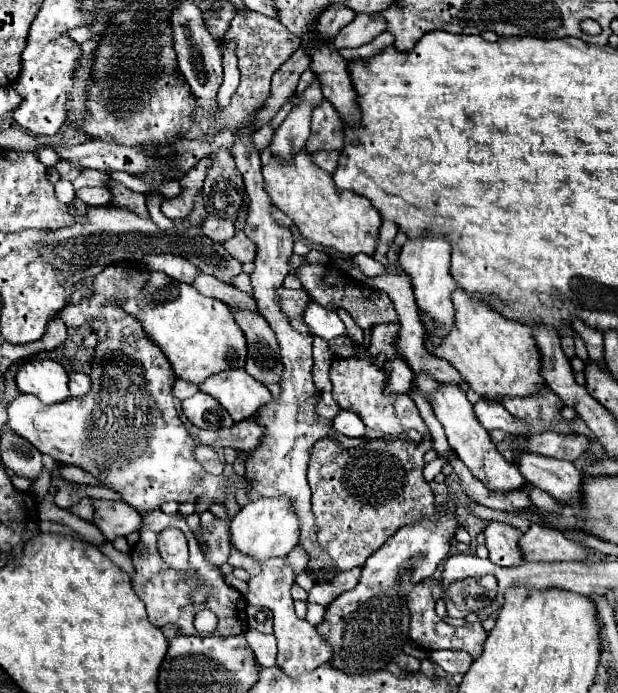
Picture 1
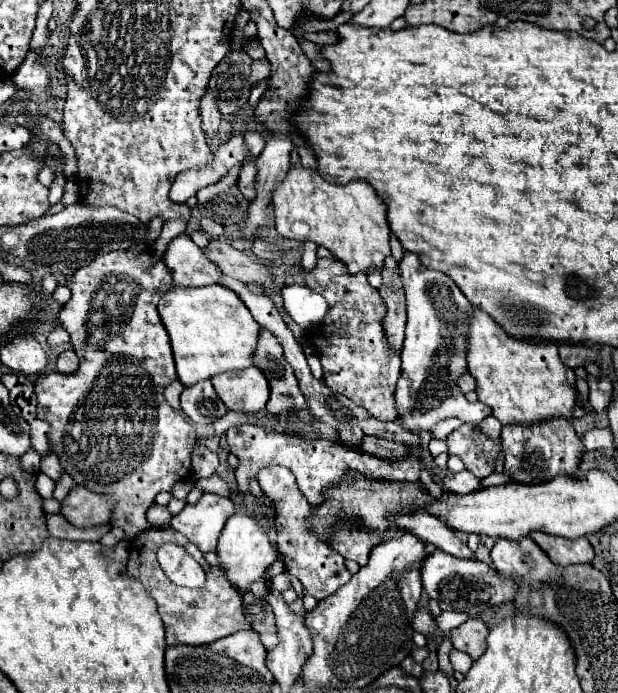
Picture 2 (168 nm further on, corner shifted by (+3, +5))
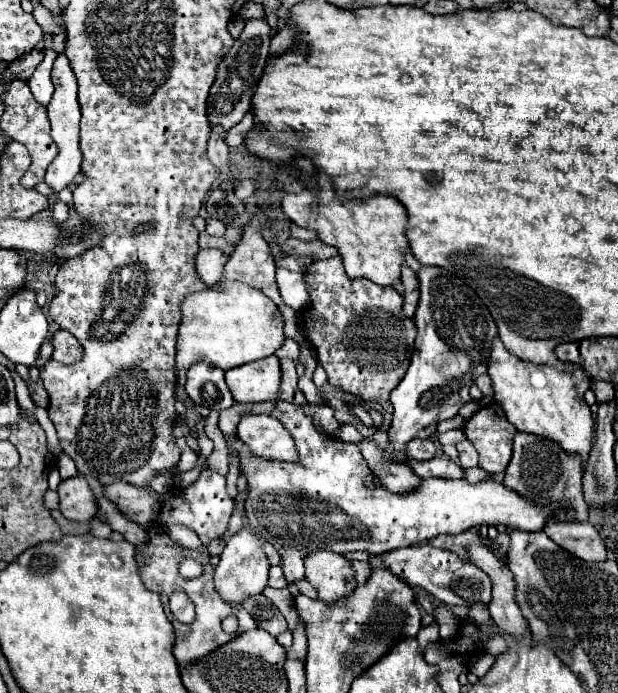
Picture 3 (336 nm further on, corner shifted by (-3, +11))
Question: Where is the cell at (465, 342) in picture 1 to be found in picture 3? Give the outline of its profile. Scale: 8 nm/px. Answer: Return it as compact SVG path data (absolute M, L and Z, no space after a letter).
M496 336L488 360L488 376L492 378L496 404L504 410L508 422L512 422L516 430L550 438L566 452L580 454L584 462L588 460L594 422L590 406L584 402L584 392L590 388L590 378L580 364L574 364L574 370L568 372L550 364L524 362L508 352L502 340Z

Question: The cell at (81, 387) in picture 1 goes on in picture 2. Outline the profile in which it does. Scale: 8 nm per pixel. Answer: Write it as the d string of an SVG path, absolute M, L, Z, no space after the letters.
M74 350L60 352L60 356L56 360L56 370L58 372L64 372L64 374L70 374L70 372L76 372L78 370L78 358L76 358Z

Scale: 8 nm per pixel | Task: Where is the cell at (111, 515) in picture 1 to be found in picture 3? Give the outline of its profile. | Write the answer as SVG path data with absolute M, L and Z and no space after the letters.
M74 476L60 482L58 496L60 496L60 512L68 520L88 522L96 516L98 506L84 476Z

